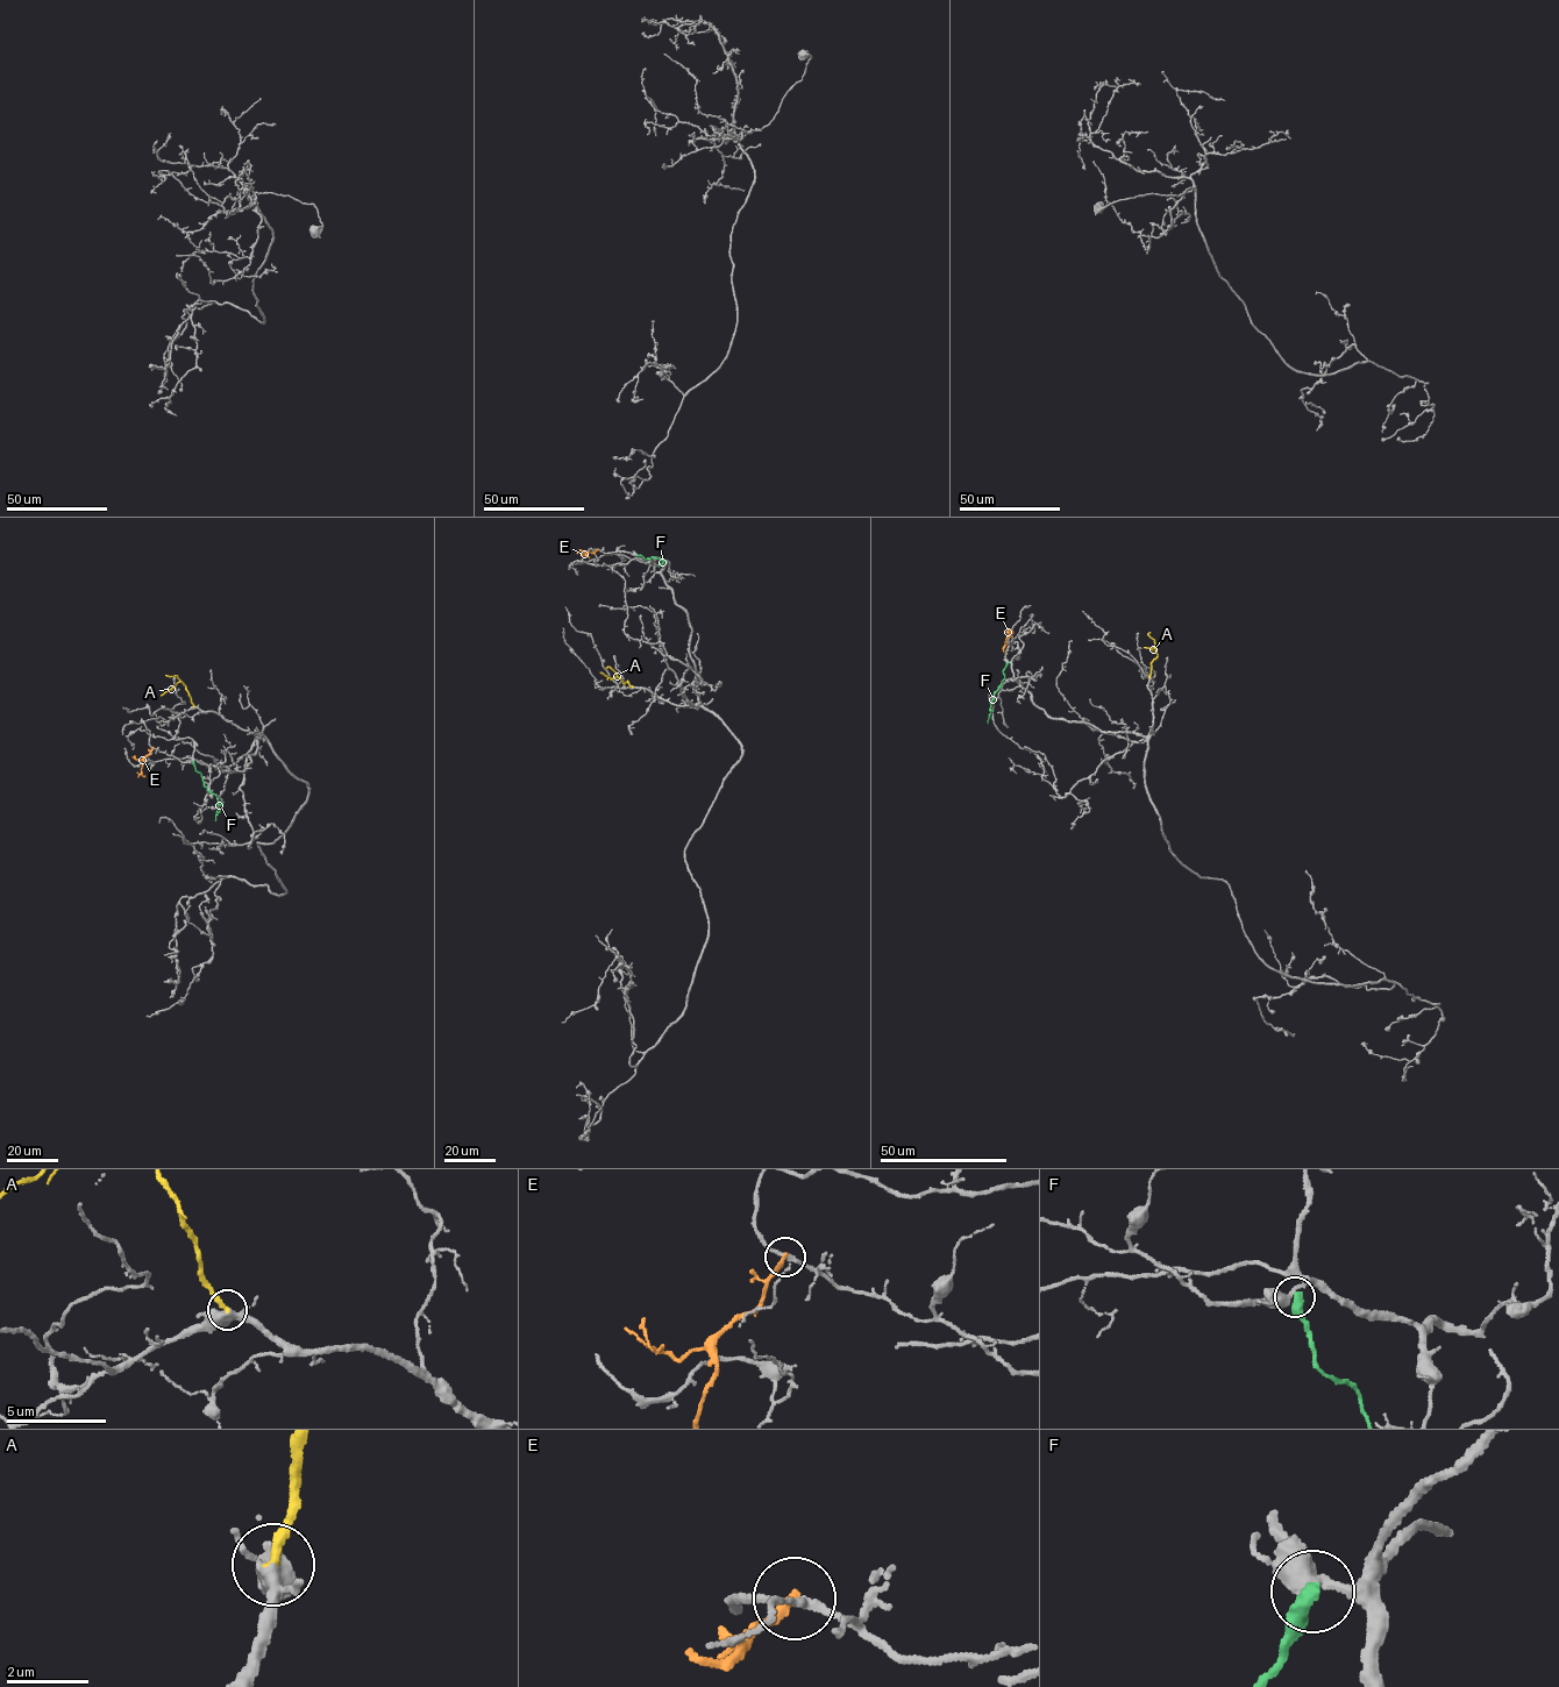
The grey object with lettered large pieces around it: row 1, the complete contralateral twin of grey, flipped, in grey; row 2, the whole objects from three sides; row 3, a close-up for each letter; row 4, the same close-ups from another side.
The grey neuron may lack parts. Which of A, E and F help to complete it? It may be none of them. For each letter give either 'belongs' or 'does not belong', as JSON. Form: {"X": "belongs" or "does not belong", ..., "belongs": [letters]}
{"A": "belongs", "E": "does not belong", "F": "does not belong", "belongs": ["A"]}

